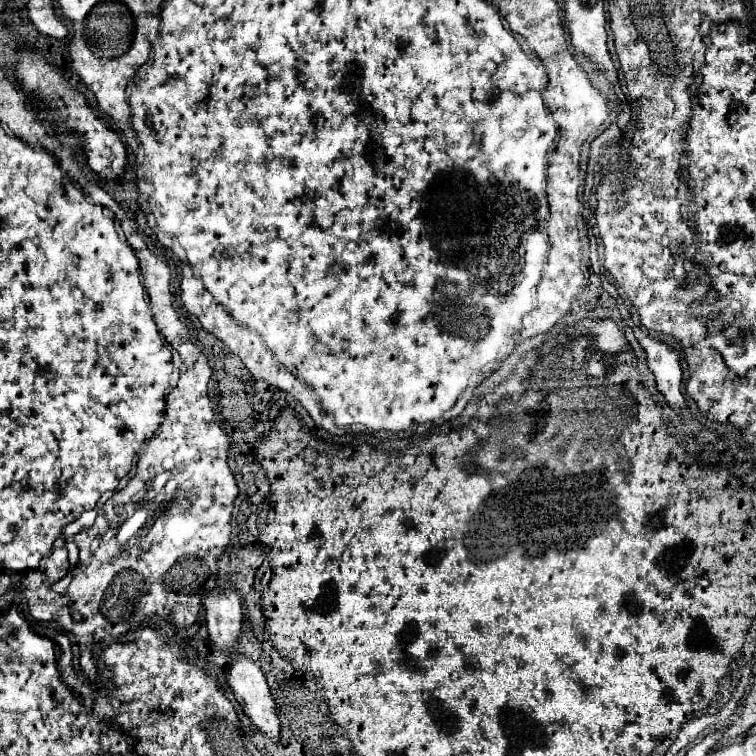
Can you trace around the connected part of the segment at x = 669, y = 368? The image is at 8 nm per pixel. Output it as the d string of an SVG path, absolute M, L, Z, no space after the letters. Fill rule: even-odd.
M633 329L635 337L639 339L641 347L647 353L647 365L651 369L651 373L655 375L657 381L657 389L659 393L665 397L667 405L671 409L675 409L675 413L681 413L681 409L685 407L685 397L681 395L681 365L679 365L679 353L675 349L671 349L669 345L649 337L647 333L643 333L641 329Z

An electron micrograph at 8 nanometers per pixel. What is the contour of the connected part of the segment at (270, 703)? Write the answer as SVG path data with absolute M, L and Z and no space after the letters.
M237 655L229 663L227 679L237 703L243 707L253 727L277 745L281 741L281 721L275 699L259 665L243 655Z

